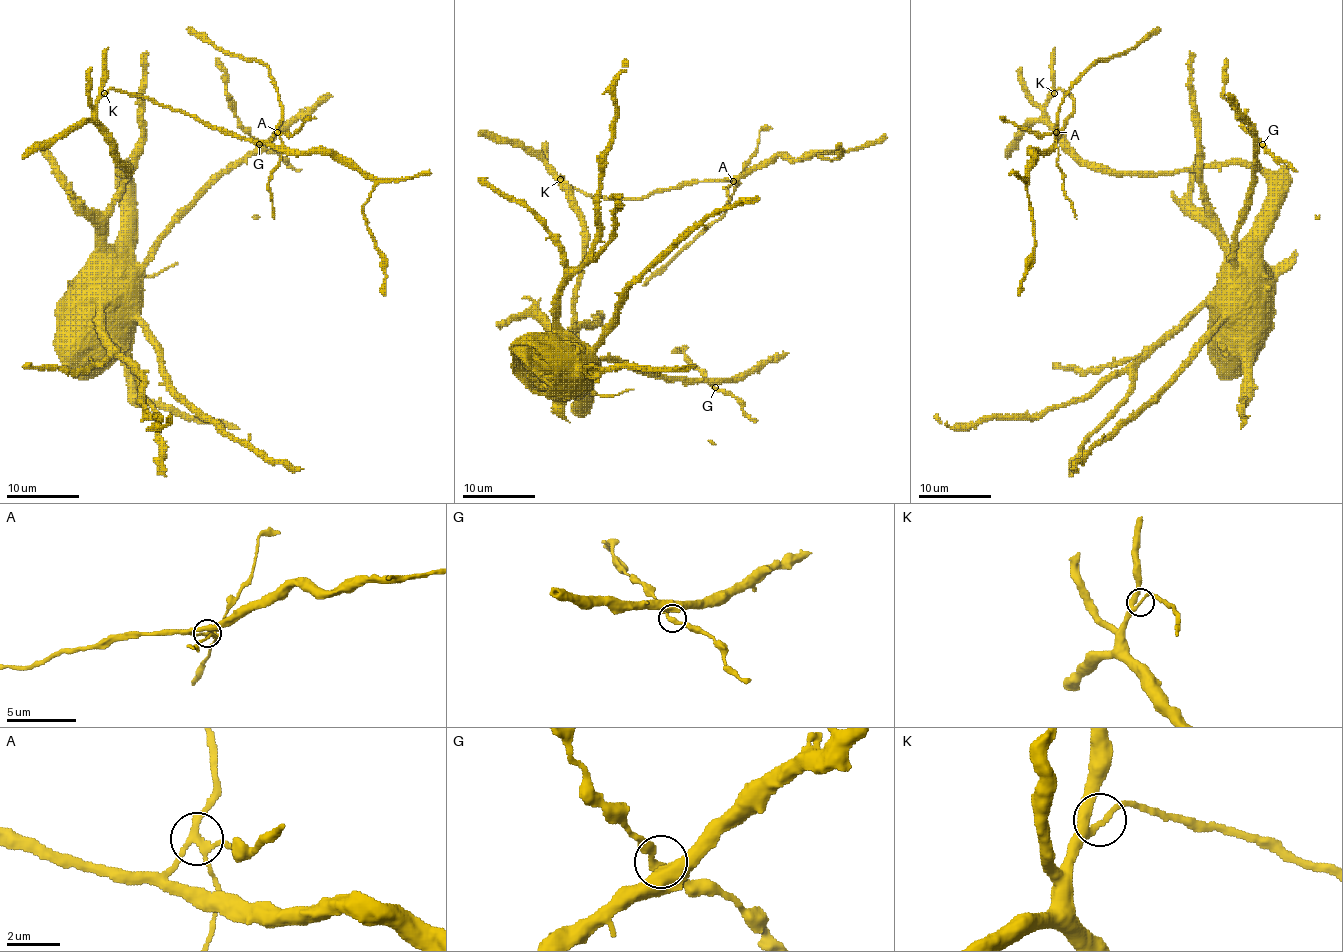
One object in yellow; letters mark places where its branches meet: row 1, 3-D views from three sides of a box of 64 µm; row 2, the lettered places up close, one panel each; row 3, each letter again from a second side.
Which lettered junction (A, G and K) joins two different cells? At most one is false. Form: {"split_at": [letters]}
{"split_at": ["A"]}

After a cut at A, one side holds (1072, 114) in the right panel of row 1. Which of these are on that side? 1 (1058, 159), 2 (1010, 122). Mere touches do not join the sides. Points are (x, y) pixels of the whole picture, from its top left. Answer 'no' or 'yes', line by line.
1: no
2: no

